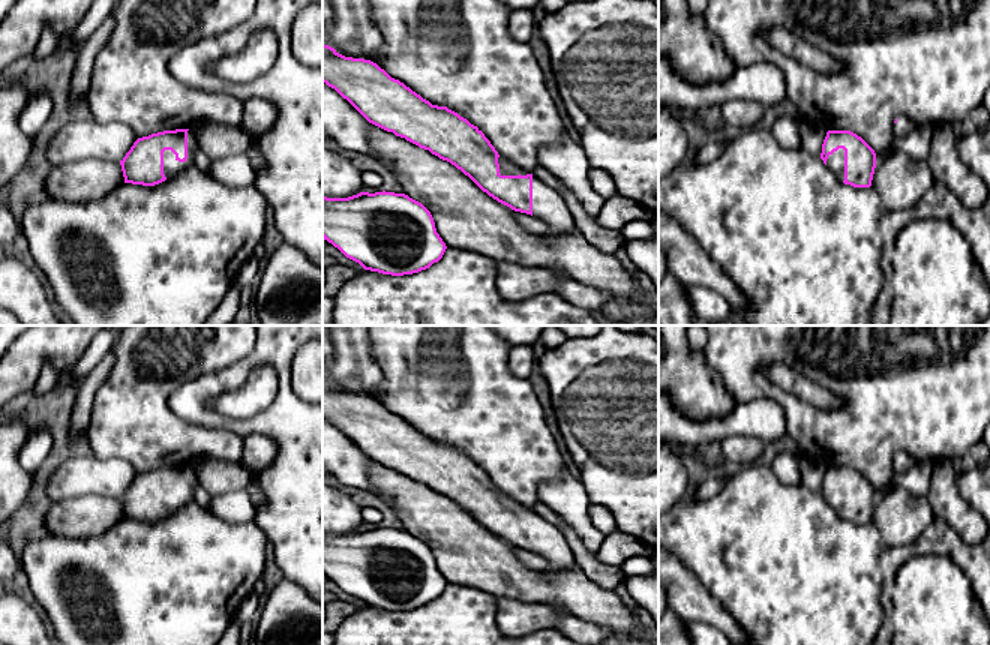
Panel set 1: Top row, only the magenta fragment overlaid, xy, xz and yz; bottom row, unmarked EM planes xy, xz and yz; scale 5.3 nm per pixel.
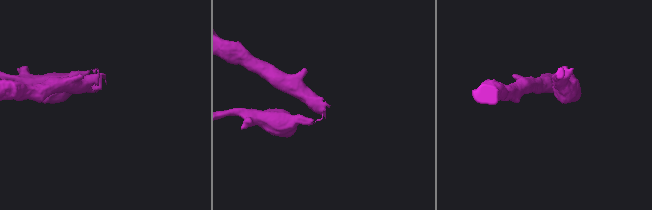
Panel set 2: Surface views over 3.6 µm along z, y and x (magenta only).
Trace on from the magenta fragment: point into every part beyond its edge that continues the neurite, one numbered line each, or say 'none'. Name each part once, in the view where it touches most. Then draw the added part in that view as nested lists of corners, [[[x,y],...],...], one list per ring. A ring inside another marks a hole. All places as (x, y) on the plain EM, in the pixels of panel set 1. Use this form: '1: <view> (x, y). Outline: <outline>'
1: xz (506, 504). Outline: [[[498,494],[498,500],[500,500],[500,510],[501,512],[526,512],[531,508],[522,507],[520,504],[512,501],[508,496]]]

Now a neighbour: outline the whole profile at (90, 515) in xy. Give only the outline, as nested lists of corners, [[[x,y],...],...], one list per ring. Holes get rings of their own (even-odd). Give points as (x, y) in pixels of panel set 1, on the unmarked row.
[[[82,495],[52,502],[46,512],[48,534],[98,537],[124,519],[120,498]]]

